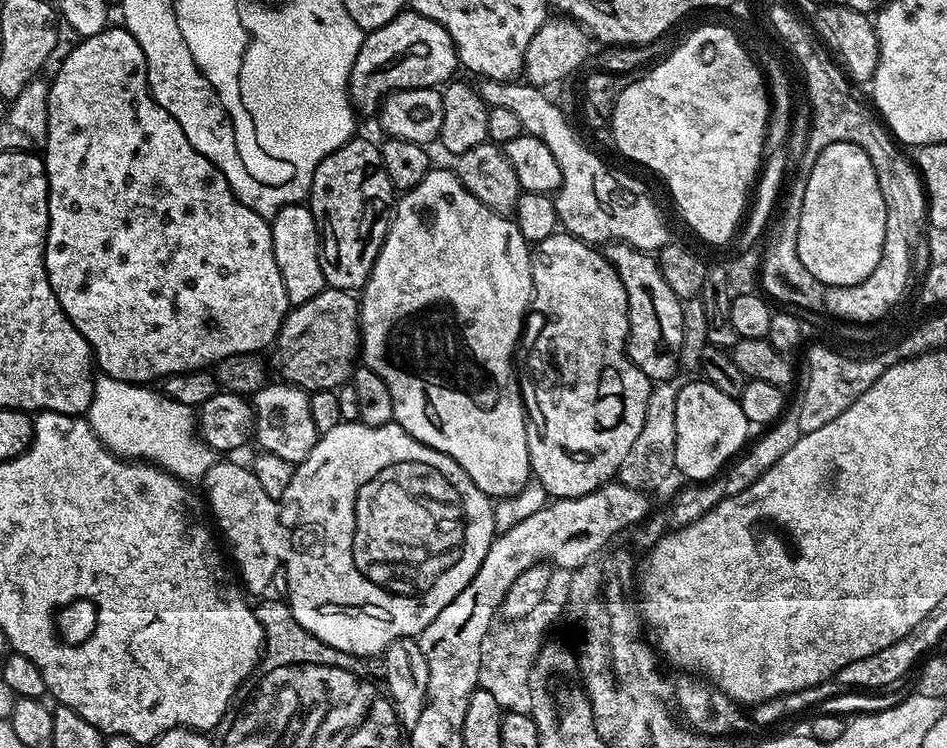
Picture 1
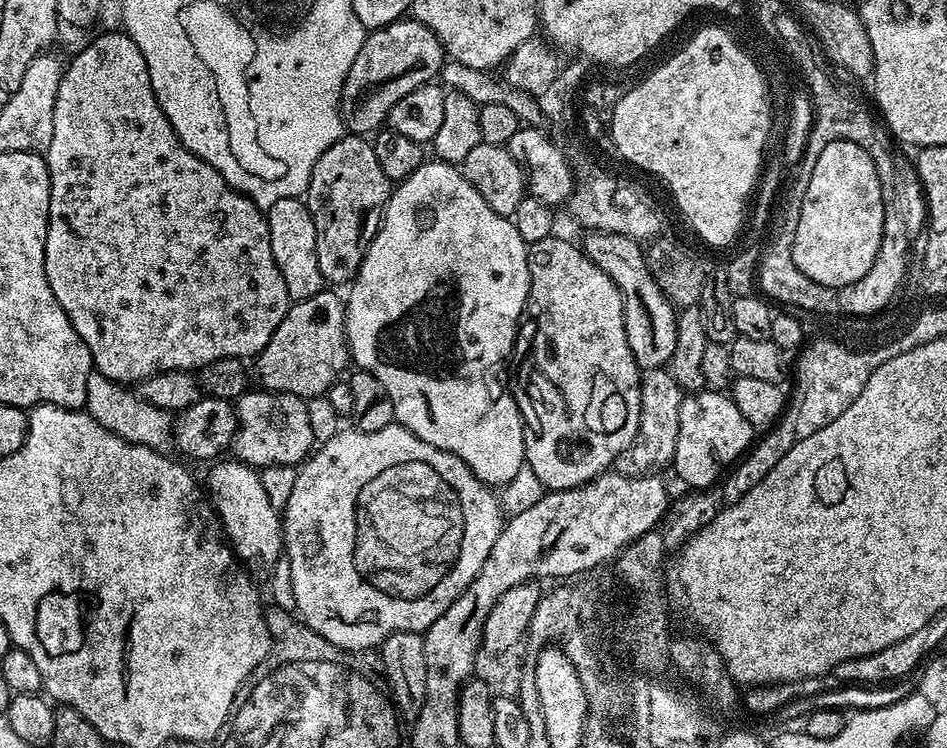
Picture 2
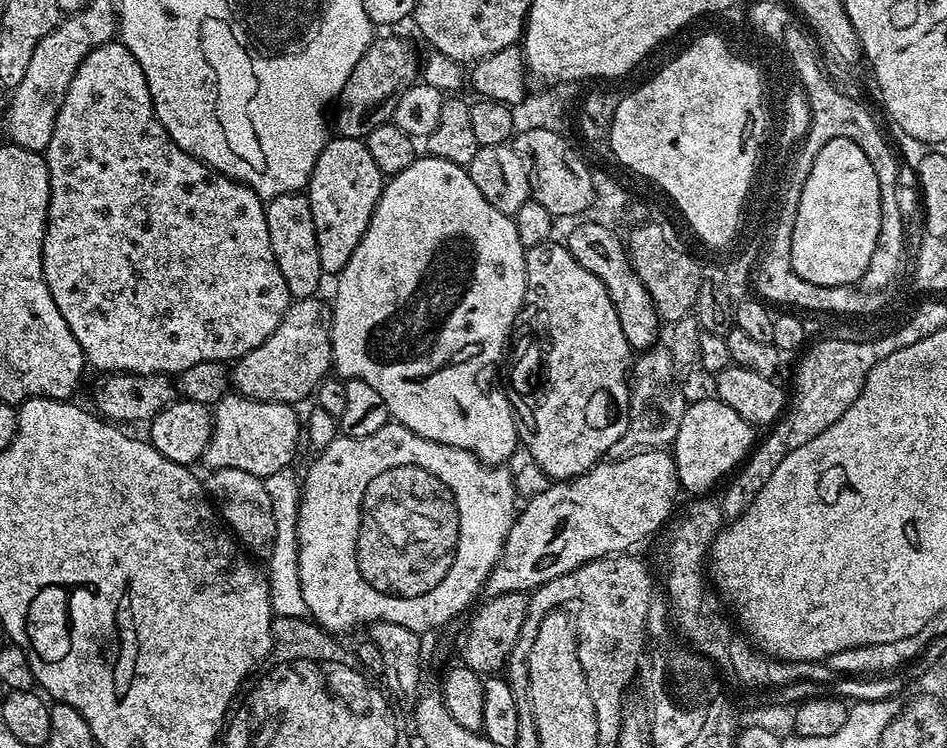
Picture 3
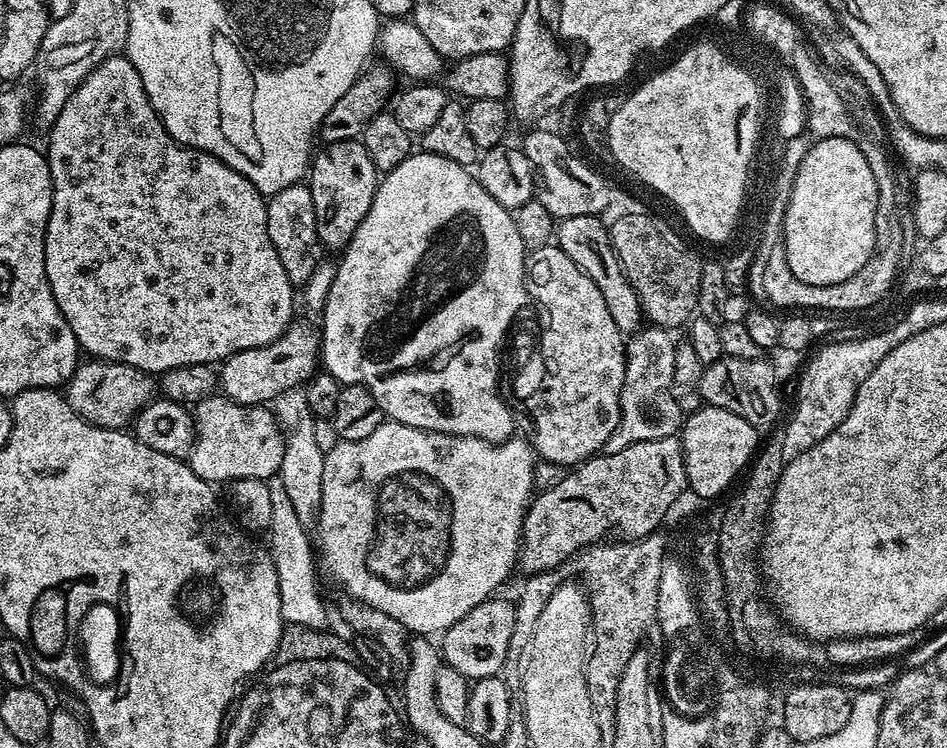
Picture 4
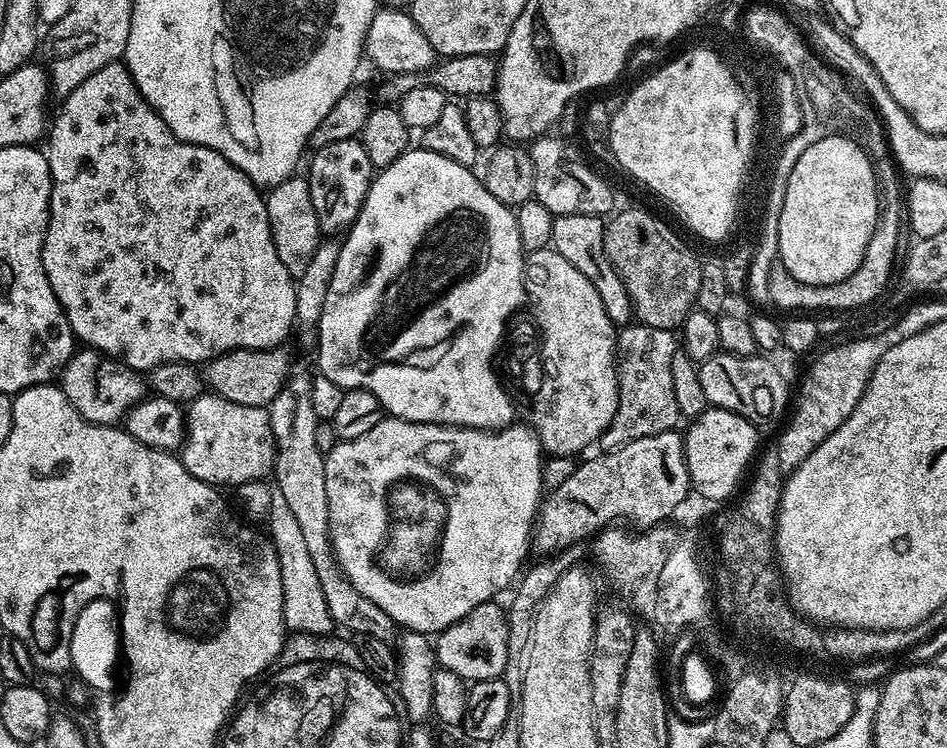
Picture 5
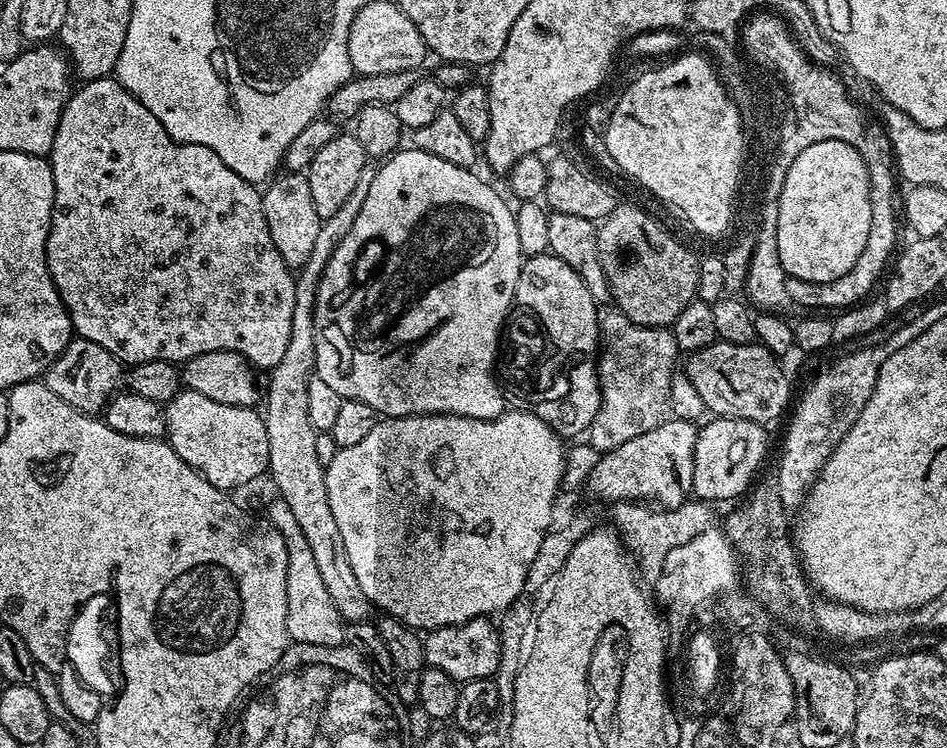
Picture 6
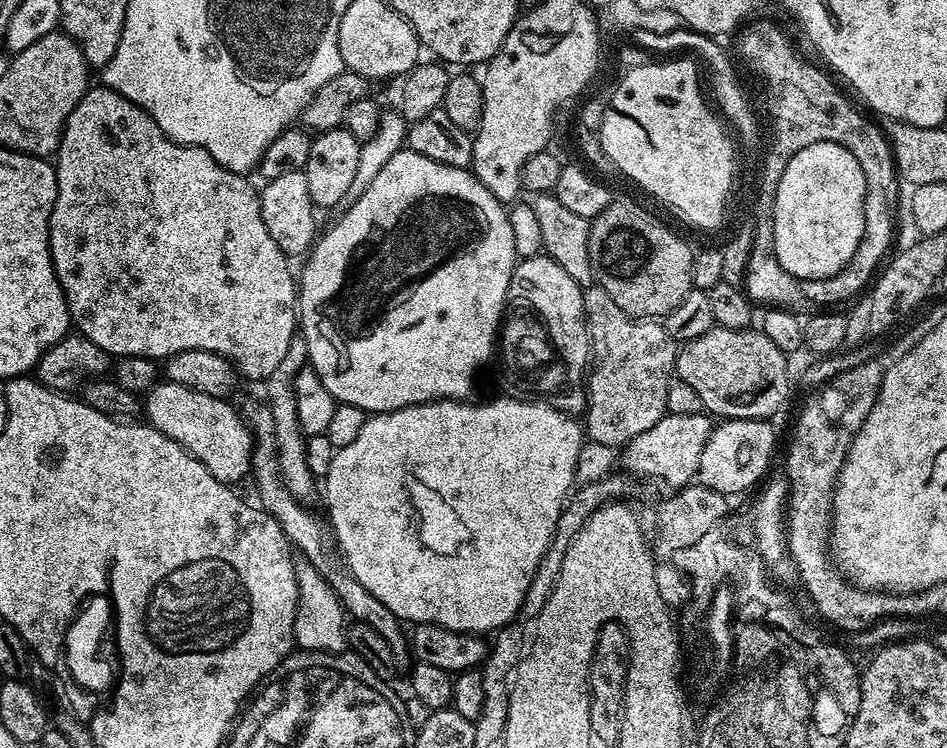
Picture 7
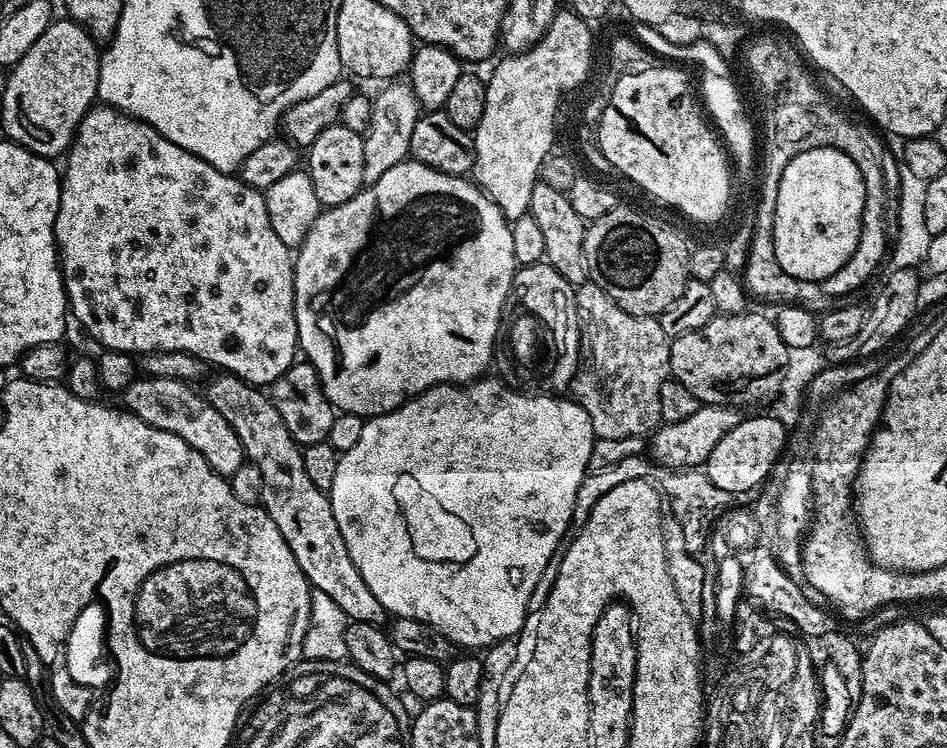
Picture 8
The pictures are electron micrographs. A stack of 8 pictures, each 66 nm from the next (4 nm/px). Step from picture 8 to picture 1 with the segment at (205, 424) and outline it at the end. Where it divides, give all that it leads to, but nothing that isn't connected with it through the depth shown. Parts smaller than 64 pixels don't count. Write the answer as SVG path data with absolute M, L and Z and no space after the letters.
M283 382L265 383L263 388L251 397L250 403L254 413L254 440L260 443L263 451L286 458L293 466L301 464L314 450L318 433L314 418L310 415L310 395L304 389Z

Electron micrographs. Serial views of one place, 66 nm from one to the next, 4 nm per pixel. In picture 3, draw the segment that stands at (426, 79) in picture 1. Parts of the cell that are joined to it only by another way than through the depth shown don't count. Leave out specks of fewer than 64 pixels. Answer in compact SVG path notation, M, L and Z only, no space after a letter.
M384 36L381 40L380 37L373 39L366 54L362 54L362 58L358 58L358 66L354 66L350 78L346 78L346 86L342 86L339 96L334 101L334 112L336 108L335 131L346 138L364 140L370 134L370 130L374 130L380 124L389 123L396 111L397 96L417 83L420 65L421 61L418 56L416 60L416 52L412 49L410 41L403 40L400 36Z

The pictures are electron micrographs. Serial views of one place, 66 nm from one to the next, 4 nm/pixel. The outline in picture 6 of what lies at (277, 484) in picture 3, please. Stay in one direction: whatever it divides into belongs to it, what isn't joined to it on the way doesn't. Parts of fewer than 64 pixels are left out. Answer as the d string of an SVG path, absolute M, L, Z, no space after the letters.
M273 499L274 502L268 508L266 519L273 524L282 534L286 542L286 630L289 641L298 644L310 644L312 646L338 646L345 643L346 623L334 606L326 588L325 580L317 569L317 562L310 551L310 545L303 537L303 532L294 518L286 502L282 499Z

